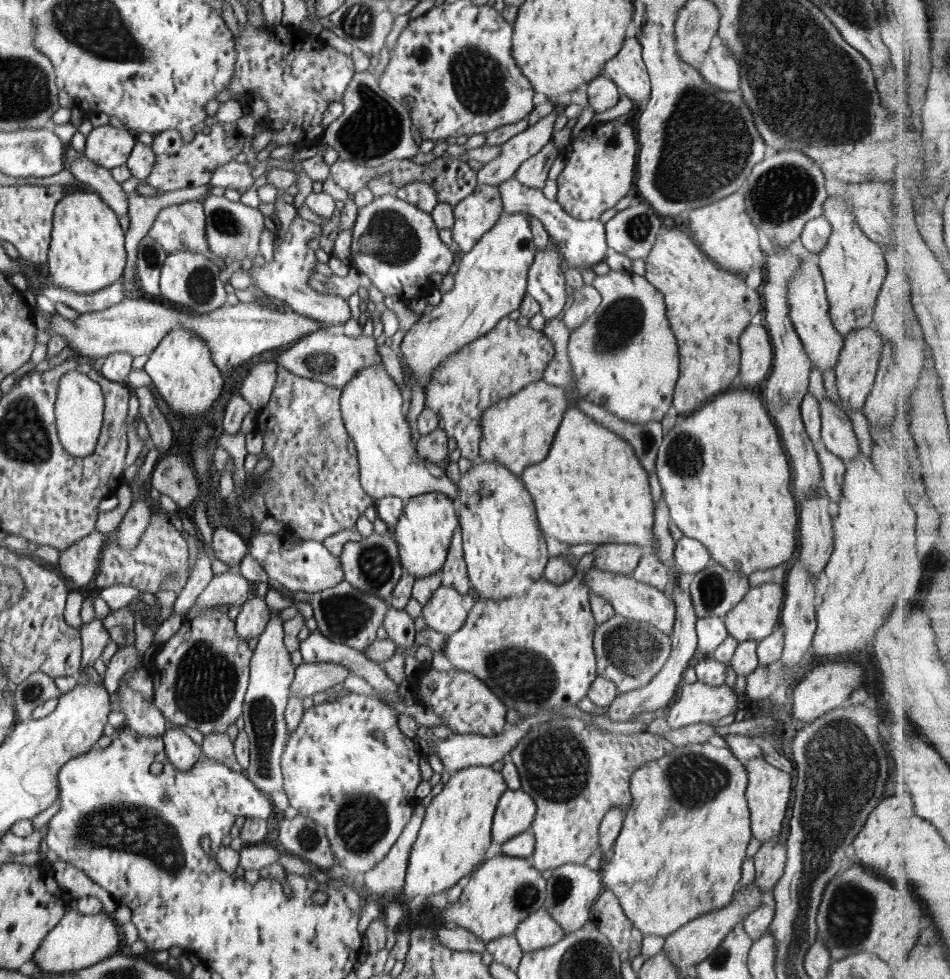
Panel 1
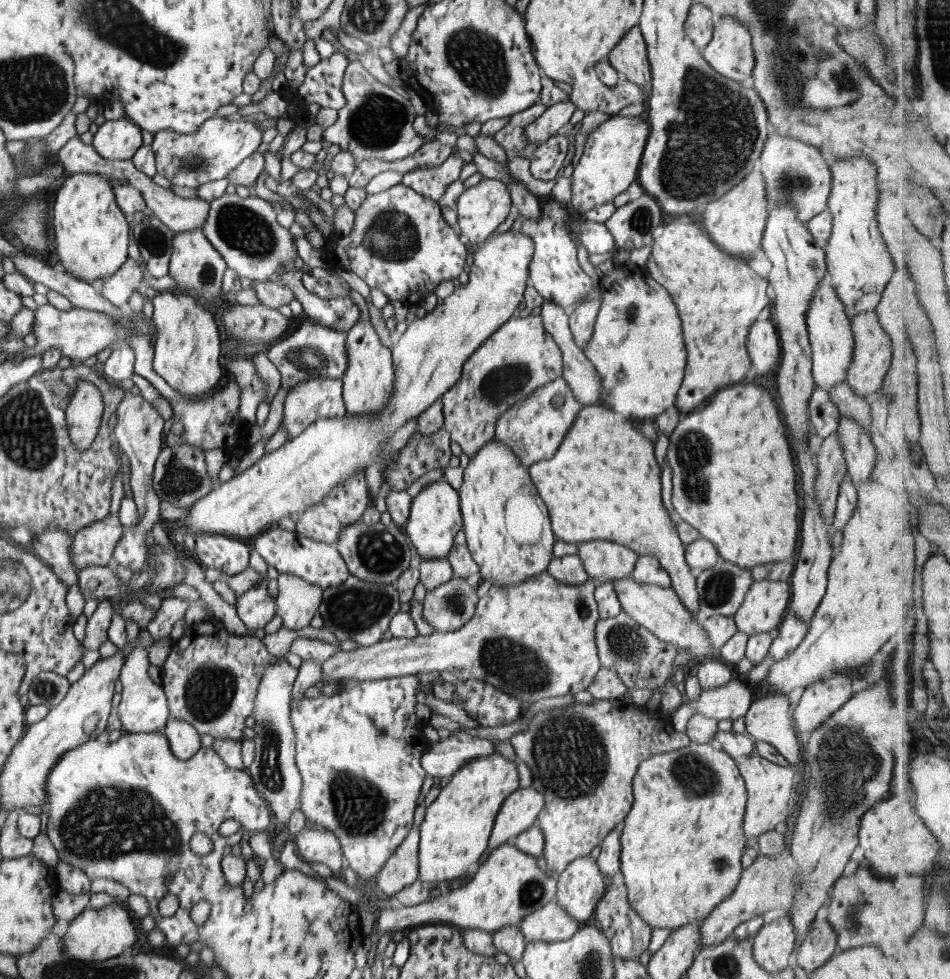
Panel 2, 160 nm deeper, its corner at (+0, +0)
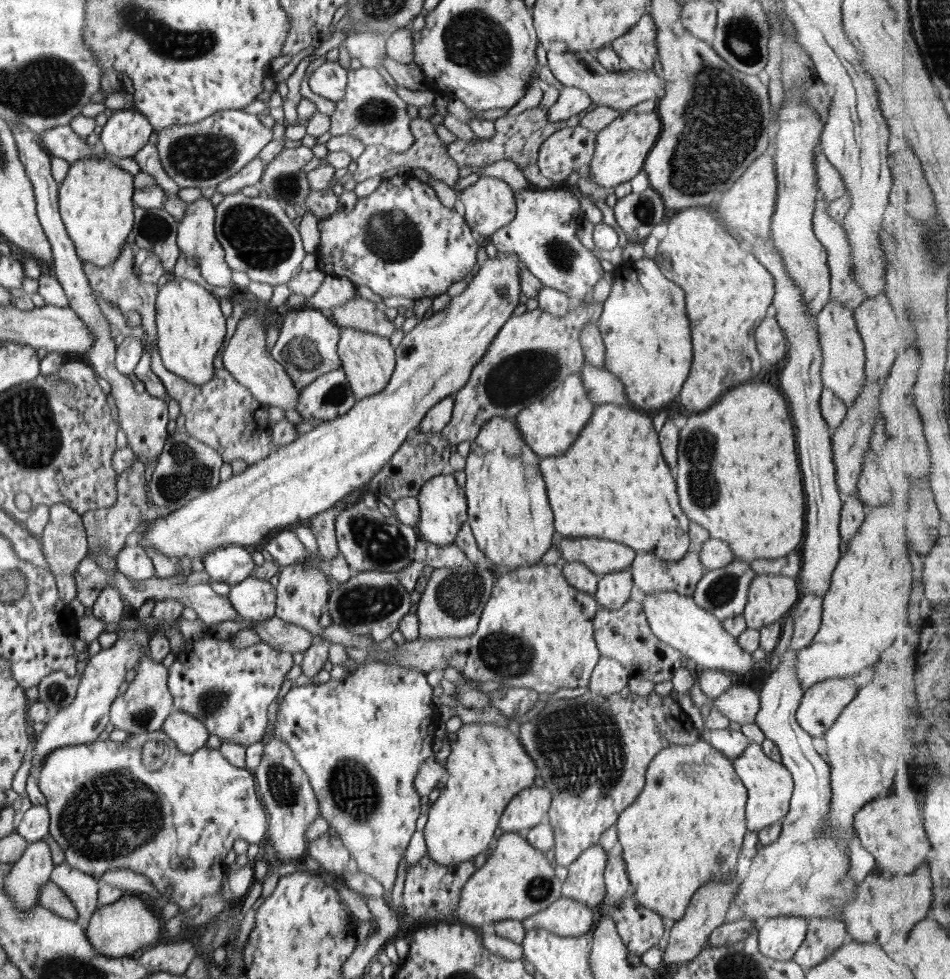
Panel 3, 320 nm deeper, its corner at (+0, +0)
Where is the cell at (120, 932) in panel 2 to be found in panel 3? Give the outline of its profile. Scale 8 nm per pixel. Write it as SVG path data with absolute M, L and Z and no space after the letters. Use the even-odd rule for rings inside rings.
M127 893L114 904L102 905L96 909L85 927L85 933L91 945L101 955L112 958L130 957L136 950L142 949L142 946L160 940L160 932L162 932L164 923L164 920L158 917L154 907L148 908L146 902L137 894Z

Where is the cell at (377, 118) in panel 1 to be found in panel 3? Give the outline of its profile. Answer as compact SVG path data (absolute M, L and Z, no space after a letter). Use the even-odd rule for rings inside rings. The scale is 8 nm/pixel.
M350 68L347 71L345 95L335 103L329 128L332 137L350 135L366 147L384 145L384 148L396 153L408 152L408 148L415 144L416 139L410 128L411 119L406 111L407 104L398 97L377 69Z

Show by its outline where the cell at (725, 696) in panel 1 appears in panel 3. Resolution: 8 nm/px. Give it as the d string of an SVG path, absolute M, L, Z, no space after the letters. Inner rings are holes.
M734 684L724 694L713 700L713 706L732 722L752 724L760 706L760 695L752 688Z

